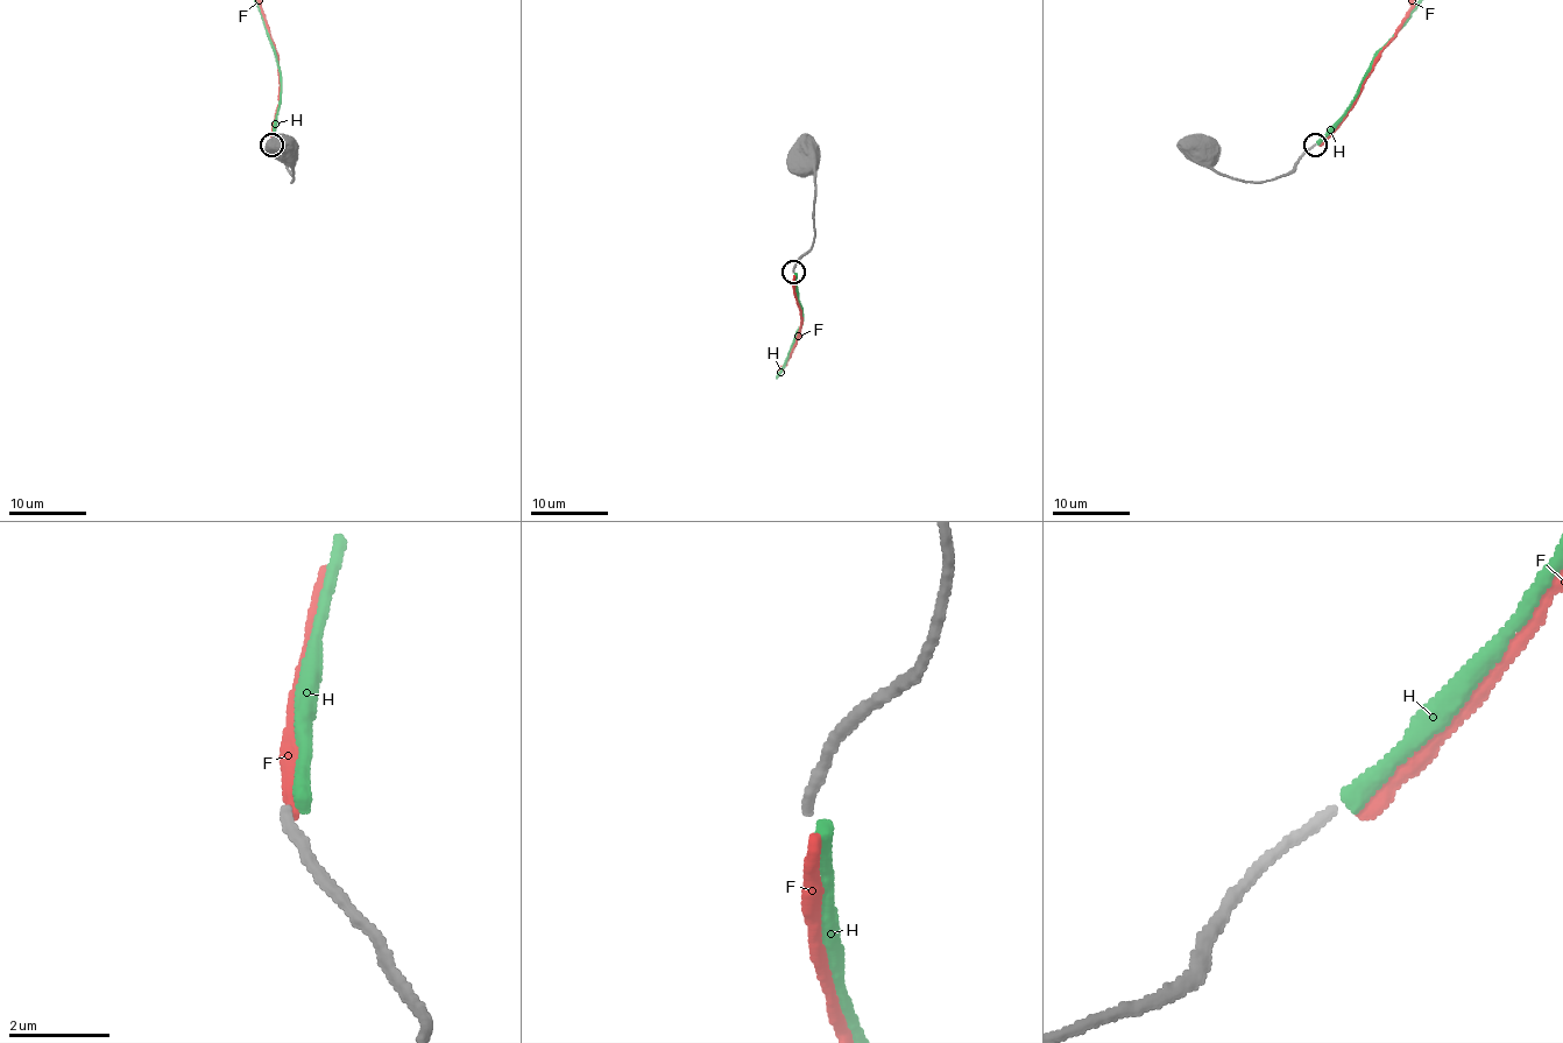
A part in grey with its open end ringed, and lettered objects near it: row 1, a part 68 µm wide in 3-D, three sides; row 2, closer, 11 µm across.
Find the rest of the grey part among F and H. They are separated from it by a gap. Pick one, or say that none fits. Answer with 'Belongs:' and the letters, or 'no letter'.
Belongs: F

